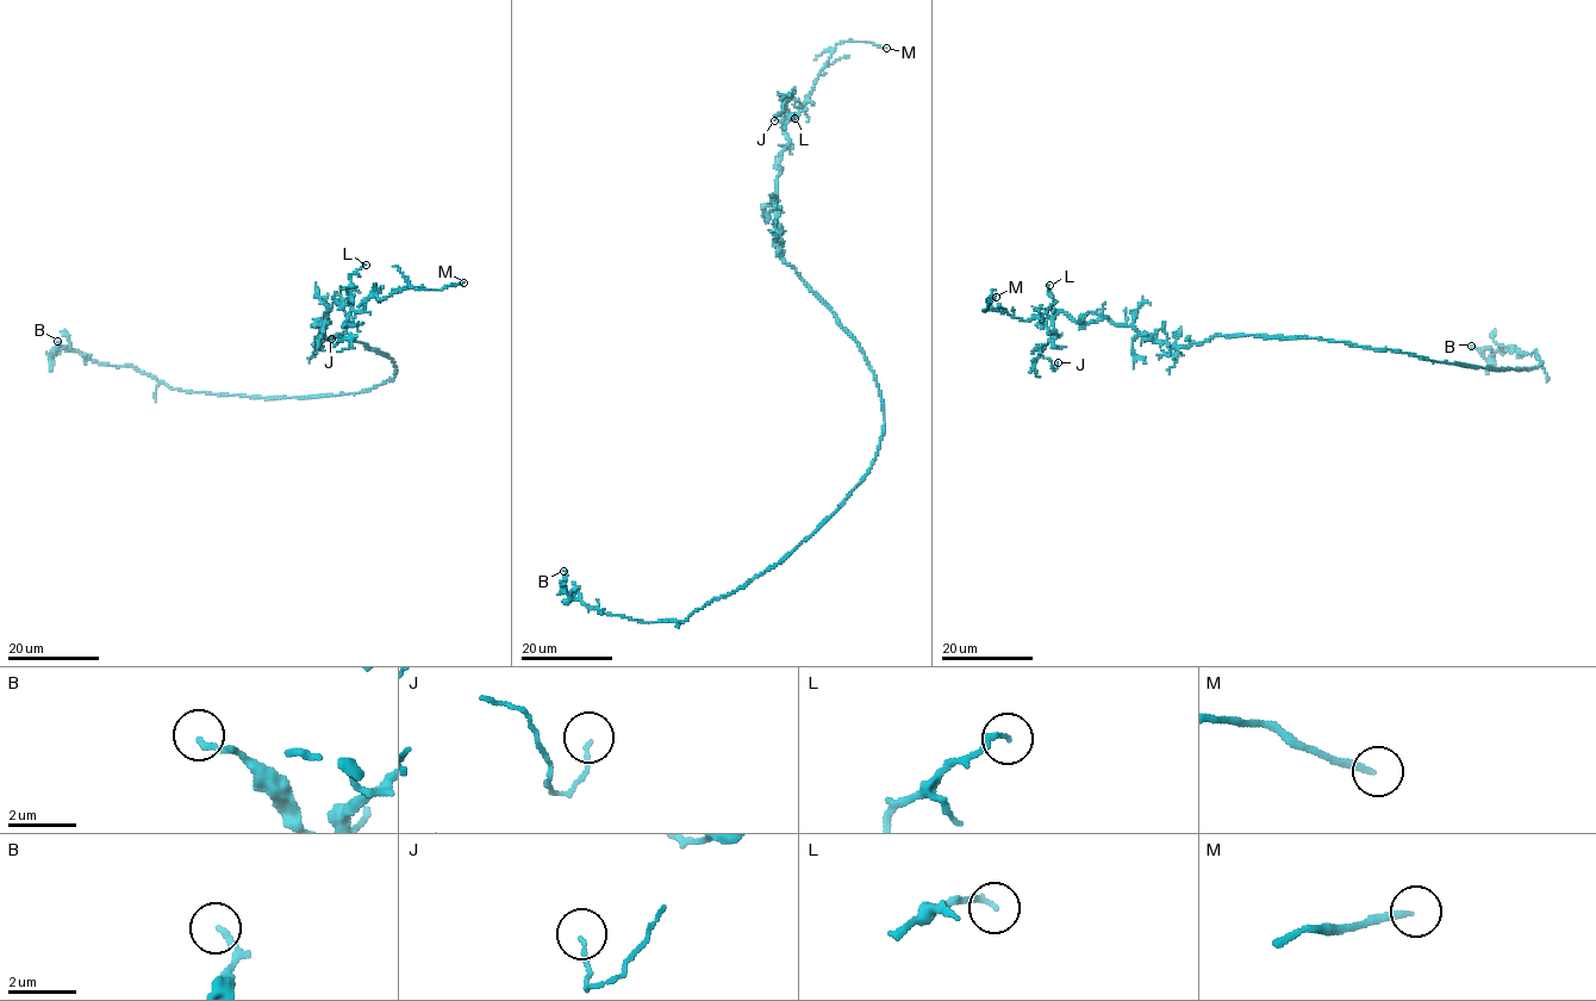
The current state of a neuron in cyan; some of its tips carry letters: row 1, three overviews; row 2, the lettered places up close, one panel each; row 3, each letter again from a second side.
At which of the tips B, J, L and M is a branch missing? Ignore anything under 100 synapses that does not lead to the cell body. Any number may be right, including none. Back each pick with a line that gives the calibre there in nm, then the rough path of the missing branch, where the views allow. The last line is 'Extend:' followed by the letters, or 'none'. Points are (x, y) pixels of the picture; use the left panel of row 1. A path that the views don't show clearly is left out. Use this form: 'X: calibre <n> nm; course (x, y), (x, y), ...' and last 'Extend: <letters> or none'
M: calibre 190 nm
Extend: M

